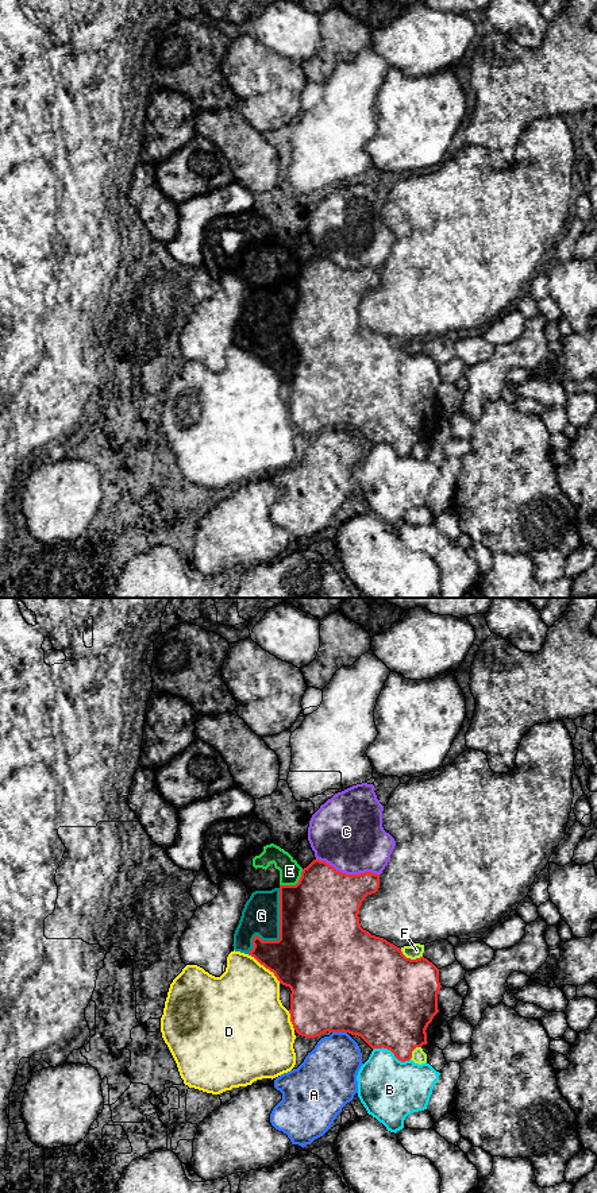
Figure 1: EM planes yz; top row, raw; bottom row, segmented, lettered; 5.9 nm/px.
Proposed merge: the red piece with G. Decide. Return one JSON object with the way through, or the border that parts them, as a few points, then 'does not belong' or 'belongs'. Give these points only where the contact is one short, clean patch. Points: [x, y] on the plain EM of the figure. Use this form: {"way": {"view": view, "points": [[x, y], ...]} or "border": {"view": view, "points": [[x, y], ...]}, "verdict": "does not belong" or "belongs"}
{"verdict": "does not belong"}

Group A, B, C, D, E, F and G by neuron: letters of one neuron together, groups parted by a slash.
A / B / C / D / E / F G

